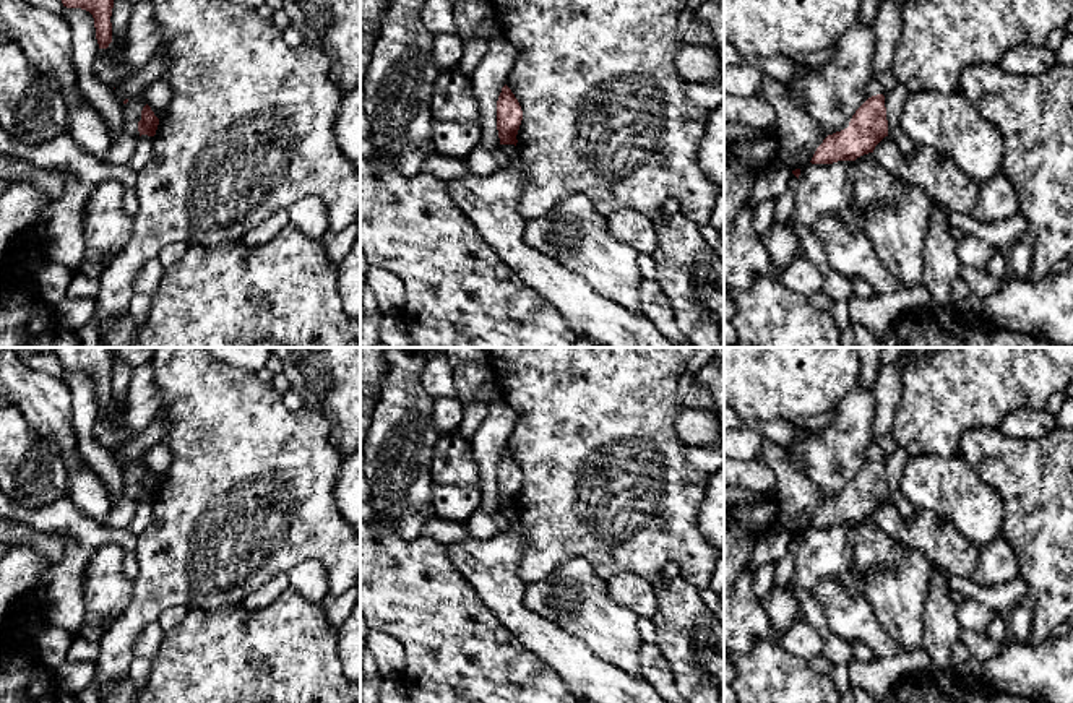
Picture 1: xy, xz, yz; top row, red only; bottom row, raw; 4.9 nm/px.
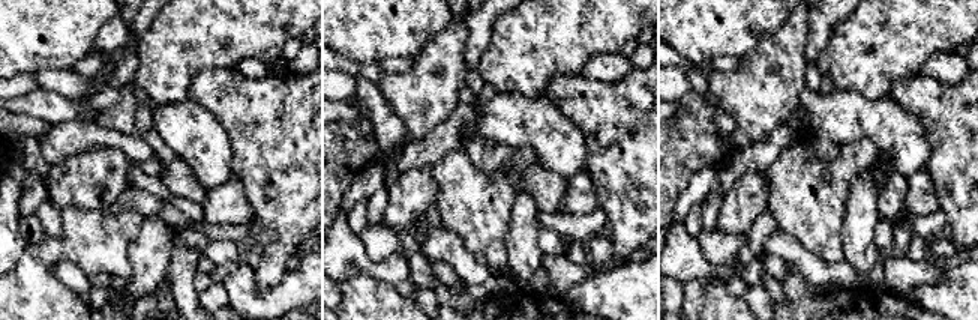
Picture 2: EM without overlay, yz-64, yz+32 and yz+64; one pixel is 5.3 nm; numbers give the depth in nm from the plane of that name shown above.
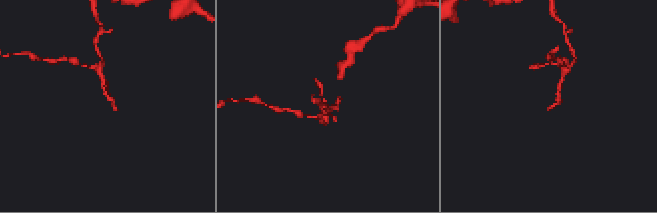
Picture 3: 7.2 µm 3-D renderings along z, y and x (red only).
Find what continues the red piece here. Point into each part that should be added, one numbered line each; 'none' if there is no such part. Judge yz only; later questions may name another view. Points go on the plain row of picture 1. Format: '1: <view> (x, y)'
none

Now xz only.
none

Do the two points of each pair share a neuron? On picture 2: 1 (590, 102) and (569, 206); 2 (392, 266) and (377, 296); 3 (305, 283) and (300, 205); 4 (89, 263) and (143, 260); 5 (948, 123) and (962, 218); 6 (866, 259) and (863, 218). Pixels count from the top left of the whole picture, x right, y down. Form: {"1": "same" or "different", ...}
{"1": "different", "2": "different", "3": "different", "4": "different", "5": "same", "6": "same"}

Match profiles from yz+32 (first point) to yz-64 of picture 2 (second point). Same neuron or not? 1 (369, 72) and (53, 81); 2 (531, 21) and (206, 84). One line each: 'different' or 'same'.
1: same
2: different

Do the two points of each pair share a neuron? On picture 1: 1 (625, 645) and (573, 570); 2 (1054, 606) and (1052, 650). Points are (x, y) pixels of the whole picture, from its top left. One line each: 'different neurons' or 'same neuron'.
1: same neuron
2: different neurons

